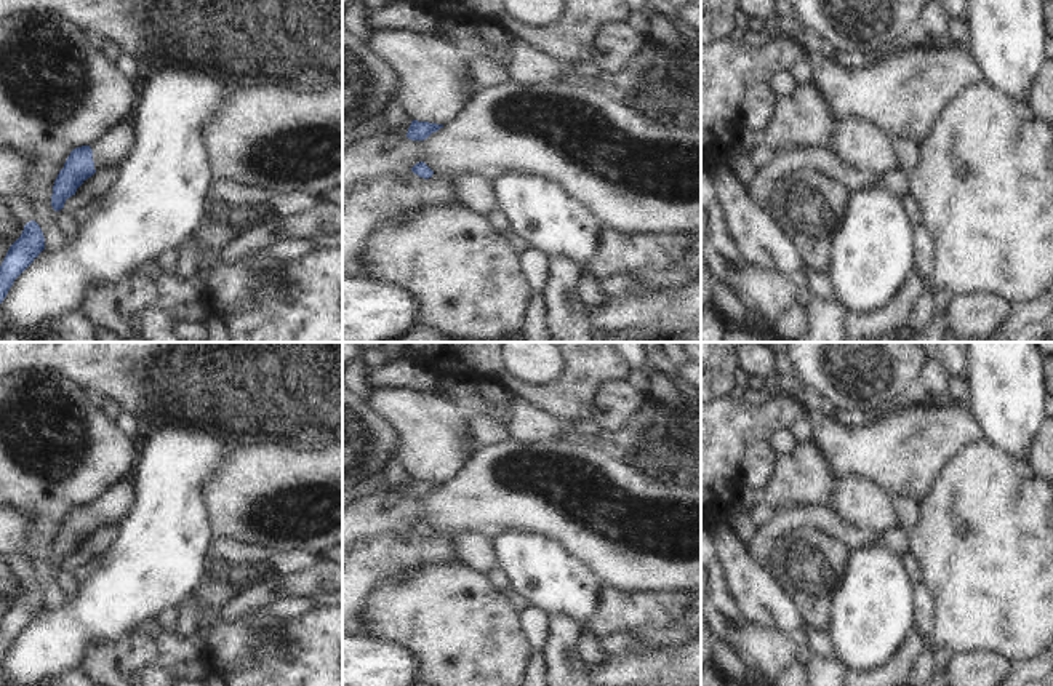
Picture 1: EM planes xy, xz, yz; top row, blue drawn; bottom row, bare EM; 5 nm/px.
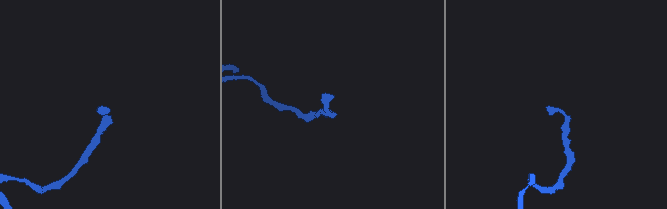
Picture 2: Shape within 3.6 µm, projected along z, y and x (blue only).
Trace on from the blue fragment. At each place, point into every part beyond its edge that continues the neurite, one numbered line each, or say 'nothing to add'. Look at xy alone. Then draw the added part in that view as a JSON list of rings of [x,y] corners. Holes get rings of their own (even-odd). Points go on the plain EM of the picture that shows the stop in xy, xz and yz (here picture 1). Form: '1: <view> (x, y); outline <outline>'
1: xy (109, 509); outline [[[118,481],[90,505],[93,509],[94,528],[104,529],[118,524],[131,510],[136,499],[133,481]]]

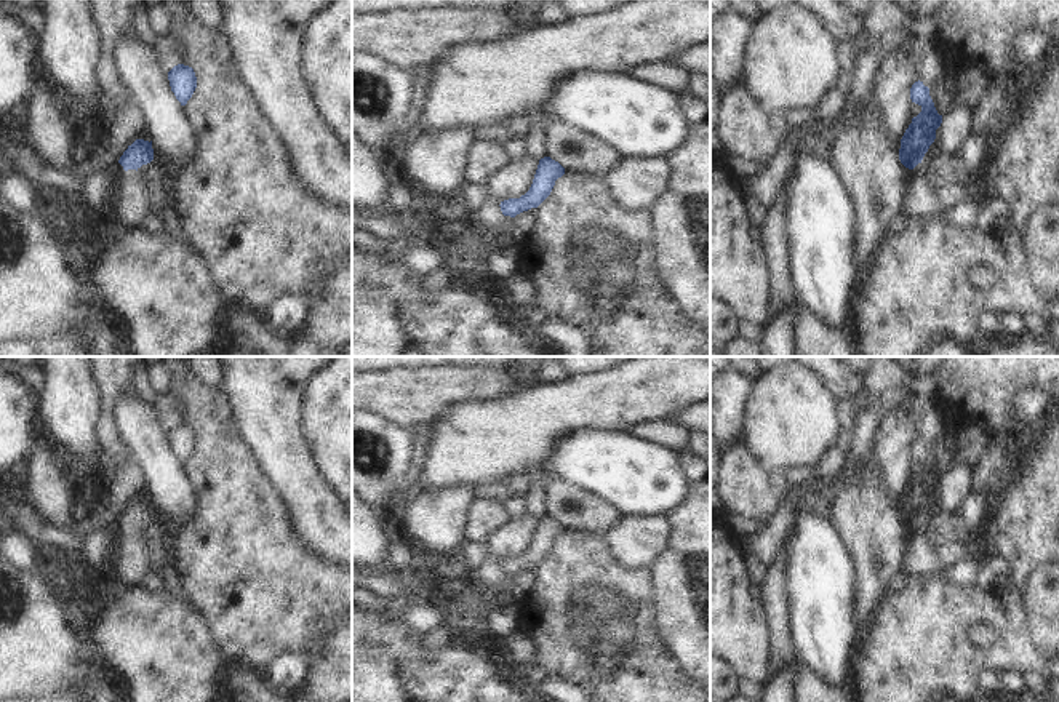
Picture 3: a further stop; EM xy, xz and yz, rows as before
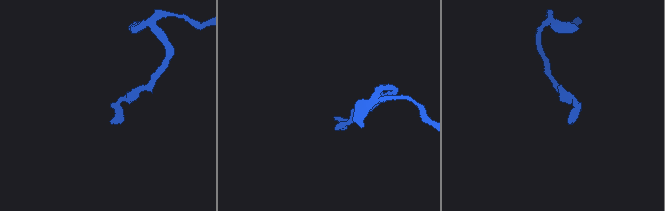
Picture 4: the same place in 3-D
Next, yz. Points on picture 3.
nothing to add

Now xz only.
nothing to add

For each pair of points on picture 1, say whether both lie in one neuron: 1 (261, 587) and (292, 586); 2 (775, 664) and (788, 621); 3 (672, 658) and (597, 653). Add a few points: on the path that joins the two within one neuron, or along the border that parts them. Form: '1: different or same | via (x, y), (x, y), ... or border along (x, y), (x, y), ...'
1: different | border along (274, 574), (276, 586), (284, 595)
2: different | border along (749, 621), (791, 635)
3: different | border along (608, 656), (588, 664)

